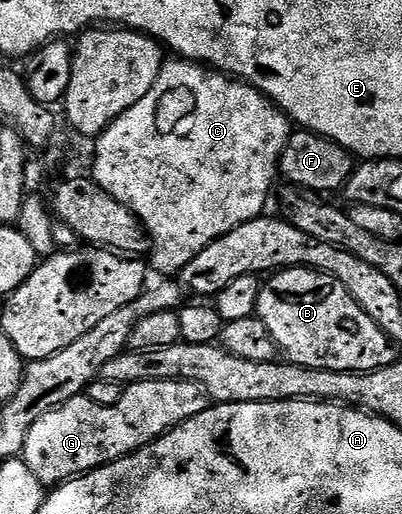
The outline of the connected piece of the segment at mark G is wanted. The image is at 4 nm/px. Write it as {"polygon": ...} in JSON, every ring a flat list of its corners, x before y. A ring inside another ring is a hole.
{"polygon":[[145,380,140,384,130,385,124,391,121,402,116,404,98,404,86,394,74,396,69,402,59,408,51,408,39,416,37,422,33,422,25,438,21,459,28,464,29,470,37,476,41,484,58,486,74,477,94,472,104,464,112,464,147,444,155,443,177,425,204,412,208,406,203,387,193,380]]}

